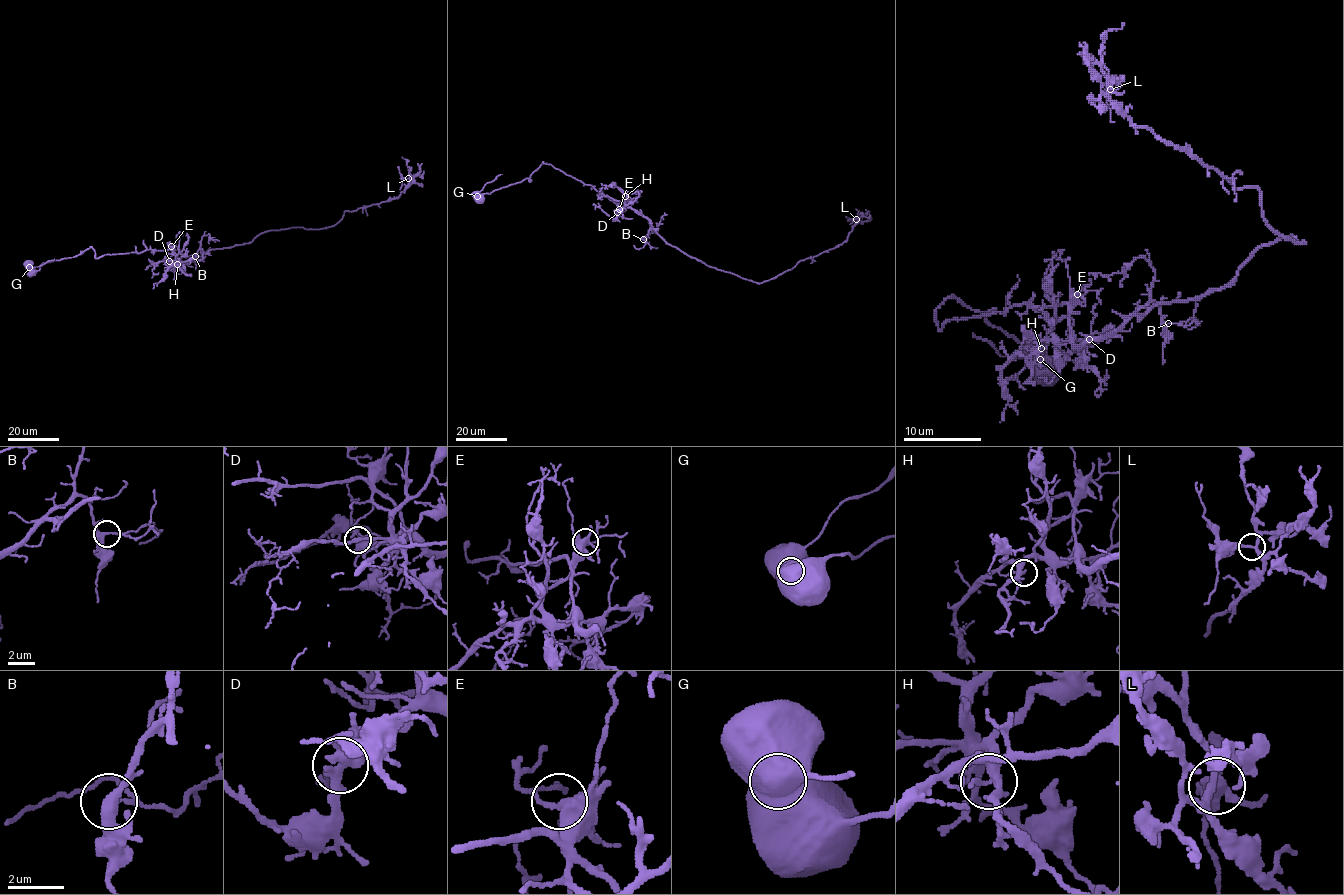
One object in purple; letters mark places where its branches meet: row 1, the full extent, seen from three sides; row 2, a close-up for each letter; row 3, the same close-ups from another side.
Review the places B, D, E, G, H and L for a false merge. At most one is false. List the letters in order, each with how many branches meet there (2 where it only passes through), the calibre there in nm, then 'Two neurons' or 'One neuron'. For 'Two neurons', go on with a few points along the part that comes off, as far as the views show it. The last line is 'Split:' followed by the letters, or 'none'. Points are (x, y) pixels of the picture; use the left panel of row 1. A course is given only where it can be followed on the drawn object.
B: Branches: 3. Thickness 320 nm. One neuron
D: Branches: 3. Thickness 400 nm. One neuron
E: Branches: 3. Thickness 400 nm. One neuron
G: Branches: 2. Thickness 950 nm. Two neurons. Course of the part to remove: (28, 267), (54, 259)
H: Branches: 2. Thickness 280 nm. One neuron
L: Branches: 3. Thickness 220 nm. One neuron
Split: G

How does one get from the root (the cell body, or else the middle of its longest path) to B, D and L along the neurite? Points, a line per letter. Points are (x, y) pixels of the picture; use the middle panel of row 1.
B: (478, 198), (528, 179), (543, 162), (591, 185), (618, 205), (642, 214), (650, 222), (649, 231), (643, 239)
D: (478, 198), (528, 179), (543, 162), (625, 206), (617, 212)
L: (478, 198), (550, 164), (638, 211), (689, 256), (758, 283), (838, 247), (856, 219)

